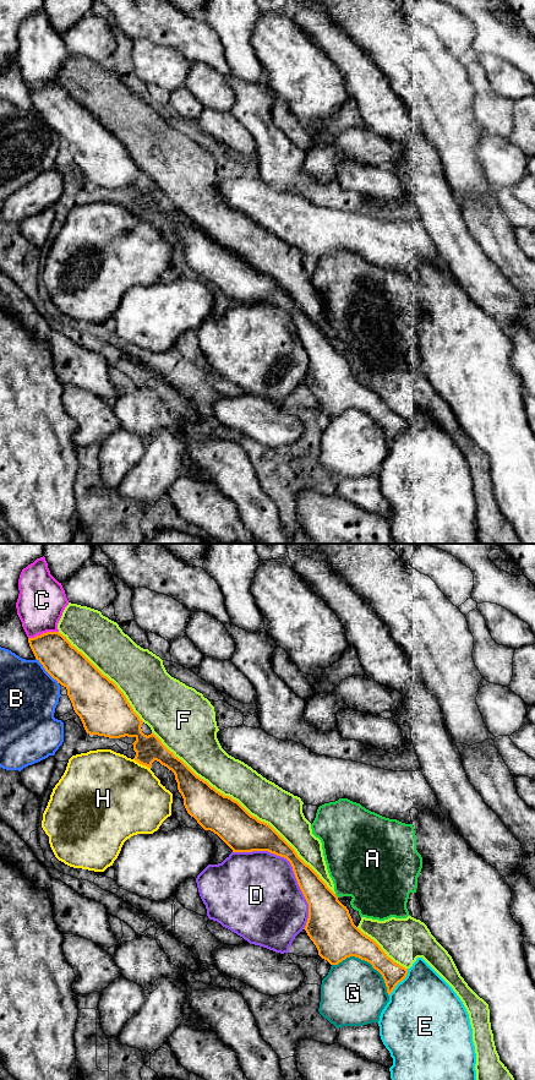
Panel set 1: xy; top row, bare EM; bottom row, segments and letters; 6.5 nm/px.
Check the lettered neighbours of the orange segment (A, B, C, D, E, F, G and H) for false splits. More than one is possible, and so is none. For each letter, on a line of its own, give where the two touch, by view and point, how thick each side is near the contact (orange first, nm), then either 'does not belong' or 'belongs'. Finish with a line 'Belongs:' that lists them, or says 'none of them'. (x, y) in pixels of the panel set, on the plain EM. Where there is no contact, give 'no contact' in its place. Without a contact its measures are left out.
A: contact xy (336, 347); calibres 300 and 420 nm; does not belong
B: contact xy (47, 123); calibres 240 and 380 nm; does not belong
C: contact xy (43, 85); calibres 240 and 320 nm; does not belong
D: contact xy (291, 317); calibres 170 and 480 nm; does not belong
E: contact xy (399, 432); calibres 140 and 480 nm; does not belong
F: contact xy (244, 260); calibres 260 and 260 nm; does not belong
G: contact xy (367, 413); calibres 280 and 420 nm; does not belong
H: contact xy (142, 216); calibres 180 and 500 nm; does not belong
Belongs: none of them

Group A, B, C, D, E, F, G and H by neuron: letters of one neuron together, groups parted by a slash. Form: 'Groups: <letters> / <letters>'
Groups: A / B / C / D G / E / F / H

